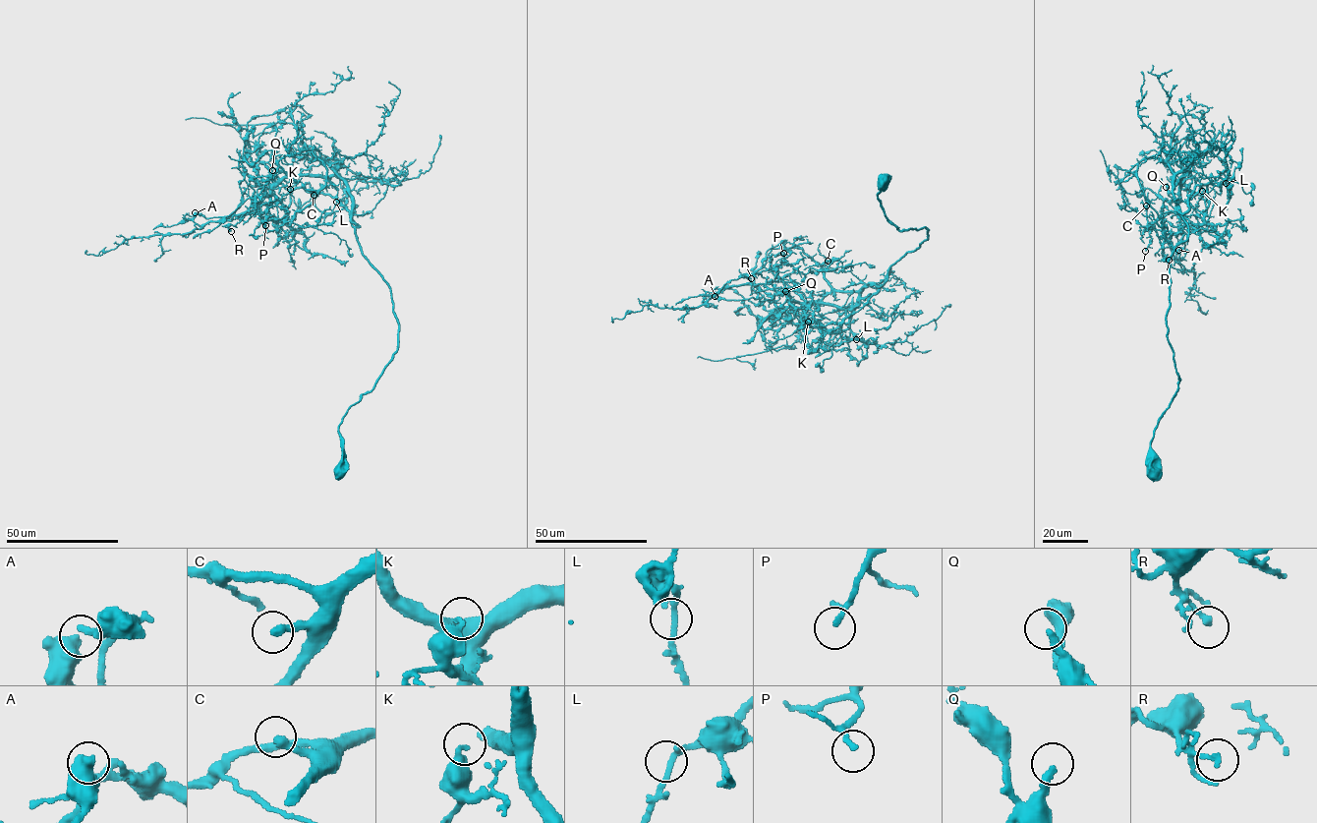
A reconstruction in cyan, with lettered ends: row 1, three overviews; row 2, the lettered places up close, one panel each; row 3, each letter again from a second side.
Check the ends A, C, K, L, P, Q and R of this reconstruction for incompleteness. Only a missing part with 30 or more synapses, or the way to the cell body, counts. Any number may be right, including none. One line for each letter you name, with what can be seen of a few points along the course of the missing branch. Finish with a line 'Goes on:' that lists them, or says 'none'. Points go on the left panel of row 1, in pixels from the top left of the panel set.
C: course (314, 195), (308, 195), (315, 202), (313, 190), (310, 189)
Goes on: C

